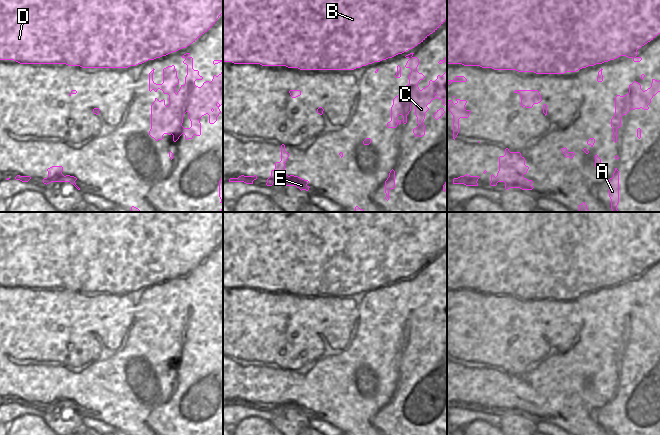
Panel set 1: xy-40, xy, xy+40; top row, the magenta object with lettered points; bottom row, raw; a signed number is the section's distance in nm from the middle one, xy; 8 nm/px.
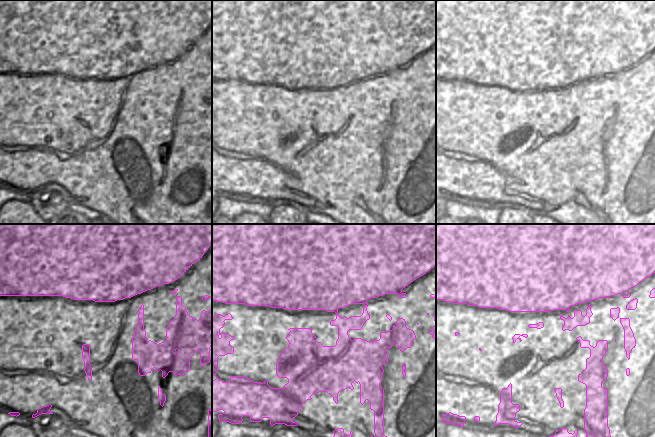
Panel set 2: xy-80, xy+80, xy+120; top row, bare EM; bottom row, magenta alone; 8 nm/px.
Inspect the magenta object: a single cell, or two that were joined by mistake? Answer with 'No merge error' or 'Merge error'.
No merge error.

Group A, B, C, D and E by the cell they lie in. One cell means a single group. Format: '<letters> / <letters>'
A B C D E

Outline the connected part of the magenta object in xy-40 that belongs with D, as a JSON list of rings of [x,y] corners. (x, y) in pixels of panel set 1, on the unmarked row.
[[[0,212],[0,284],[128,292],[186,272],[223,237],[223,212]]]

